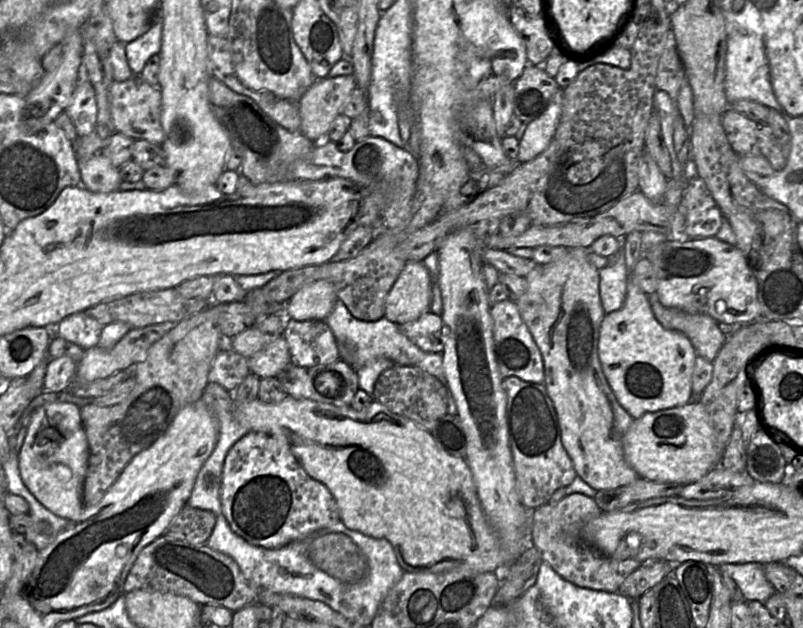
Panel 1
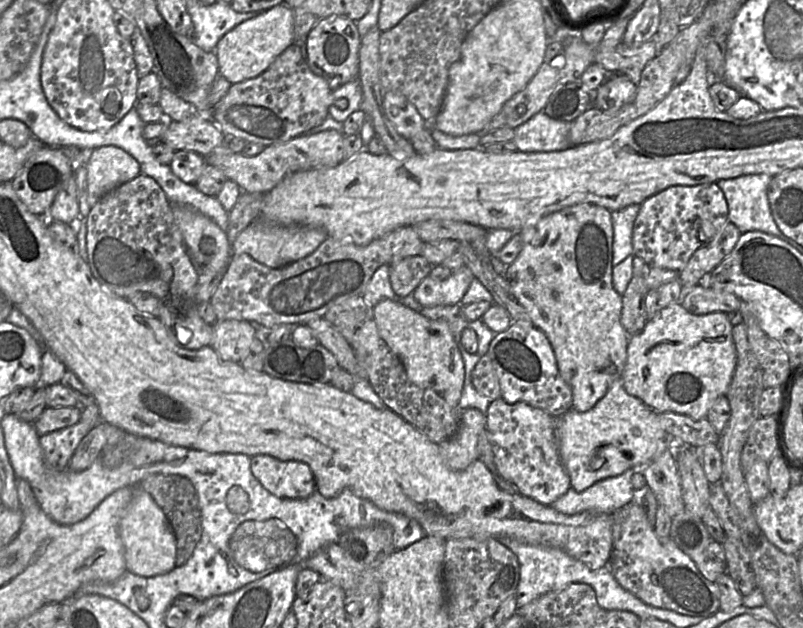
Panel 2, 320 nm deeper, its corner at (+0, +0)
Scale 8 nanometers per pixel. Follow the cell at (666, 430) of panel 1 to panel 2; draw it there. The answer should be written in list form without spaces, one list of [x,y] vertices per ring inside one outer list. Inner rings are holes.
[[[621,378],[611,384],[607,393],[590,410],[578,412],[571,408],[557,417],[555,428],[561,461],[570,476],[571,488],[577,492],[586,490],[600,480],[620,475],[630,468],[636,472],[667,447],[680,448],[684,445],[682,440],[665,431],[655,410],[626,392]]]

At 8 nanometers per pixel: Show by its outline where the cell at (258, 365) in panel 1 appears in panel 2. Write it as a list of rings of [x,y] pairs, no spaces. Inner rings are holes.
[[[216,321],[210,347],[222,360],[241,363],[256,337],[258,331],[248,321]]]

